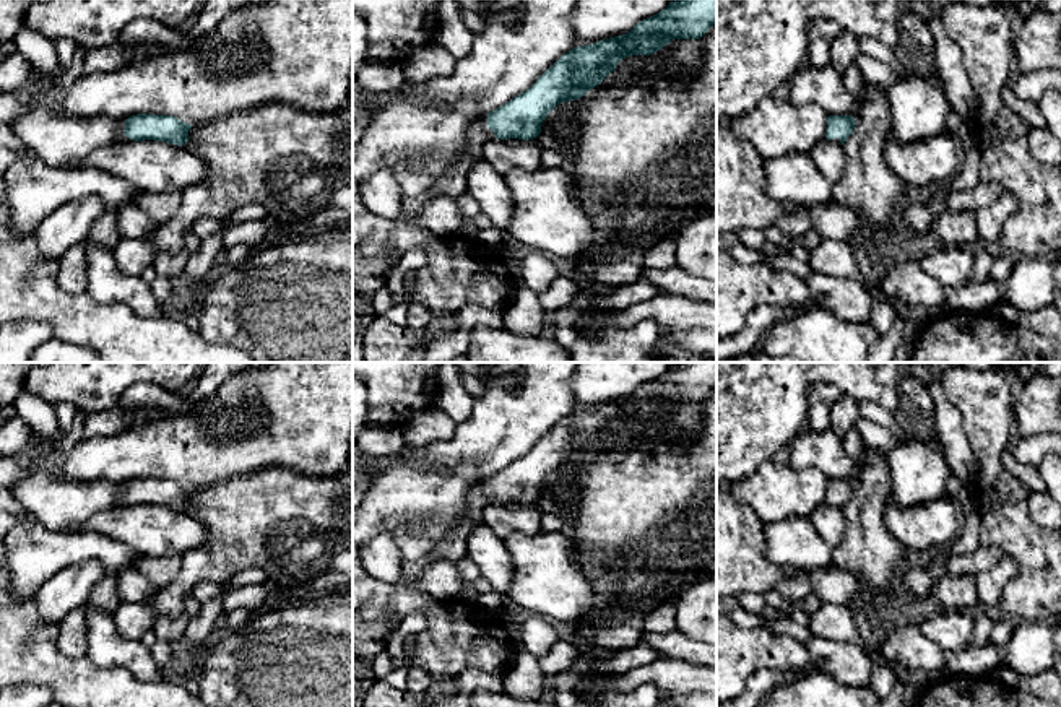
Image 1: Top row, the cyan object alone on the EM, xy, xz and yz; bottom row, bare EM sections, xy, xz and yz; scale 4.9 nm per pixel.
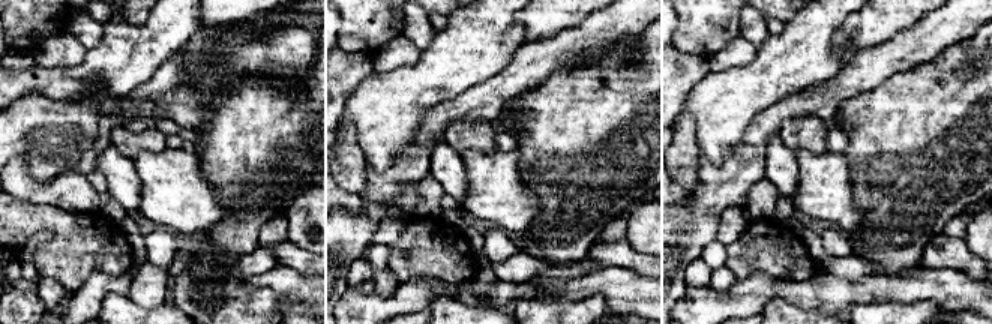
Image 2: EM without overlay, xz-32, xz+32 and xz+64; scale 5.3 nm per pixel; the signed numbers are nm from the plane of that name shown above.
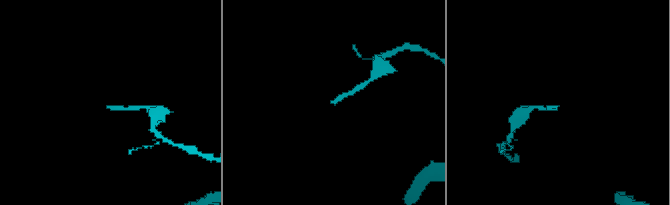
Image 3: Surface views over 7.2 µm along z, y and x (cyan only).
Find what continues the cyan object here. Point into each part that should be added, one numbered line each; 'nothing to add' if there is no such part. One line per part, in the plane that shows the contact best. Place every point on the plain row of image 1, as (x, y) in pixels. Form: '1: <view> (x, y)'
1: xz (454, 546)

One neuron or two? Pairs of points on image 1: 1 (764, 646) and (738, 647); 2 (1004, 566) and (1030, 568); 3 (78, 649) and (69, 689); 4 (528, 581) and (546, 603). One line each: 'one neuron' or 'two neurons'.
1: one neuron
2: two neurons
3: two neurons
4: one neuron

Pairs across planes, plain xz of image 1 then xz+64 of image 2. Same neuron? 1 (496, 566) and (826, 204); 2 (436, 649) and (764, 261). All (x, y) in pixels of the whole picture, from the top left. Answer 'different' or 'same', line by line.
1: different
2: same

